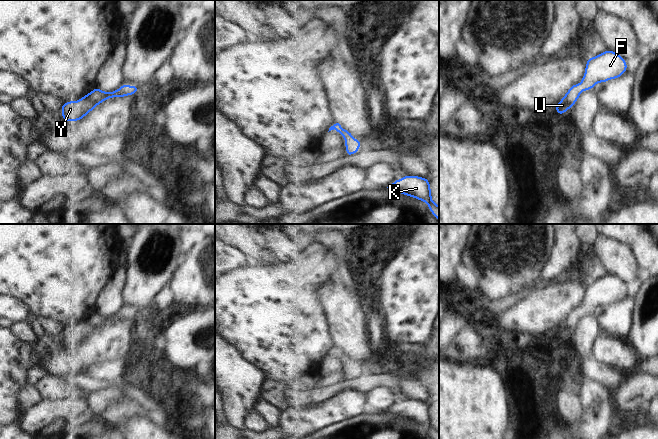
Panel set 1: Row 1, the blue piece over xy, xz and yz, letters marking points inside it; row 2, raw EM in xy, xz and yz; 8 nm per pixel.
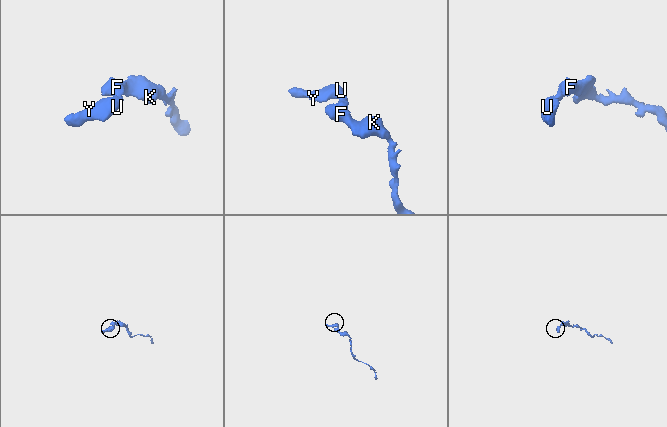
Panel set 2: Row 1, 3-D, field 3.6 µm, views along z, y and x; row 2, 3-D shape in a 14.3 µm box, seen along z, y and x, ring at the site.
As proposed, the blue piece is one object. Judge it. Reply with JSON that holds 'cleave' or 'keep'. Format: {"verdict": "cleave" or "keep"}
{"verdict": "keep"}

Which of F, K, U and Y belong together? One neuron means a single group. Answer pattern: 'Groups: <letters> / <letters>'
Groups: F K U Y.

